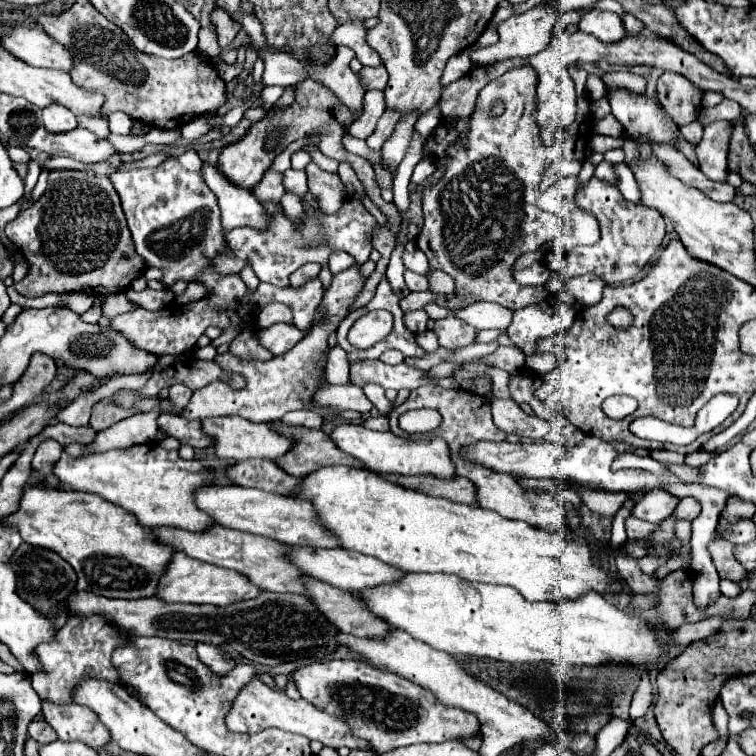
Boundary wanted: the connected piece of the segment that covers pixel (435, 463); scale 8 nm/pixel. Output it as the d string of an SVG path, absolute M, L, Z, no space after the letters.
M341 423L335 425L329 433L331 441L335 441L335 445L359 459L367 469L379 471L379 473L397 473L397 475L435 475L441 479L449 479L455 475L455 467L449 459L449 449L447 443L441 437L433 437L431 439L403 439L393 435L391 431L371 431L365 429L363 425L355 425L355 423Z

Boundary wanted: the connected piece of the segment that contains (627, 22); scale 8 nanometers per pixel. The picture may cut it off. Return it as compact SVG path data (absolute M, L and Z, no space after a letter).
M623 13L621 15L621 21L623 21L623 27L625 27L625 31L627 31L627 35L639 35L639 33L643 33L645 31L645 23L643 21L639 21L635 15L631 15L631 13Z

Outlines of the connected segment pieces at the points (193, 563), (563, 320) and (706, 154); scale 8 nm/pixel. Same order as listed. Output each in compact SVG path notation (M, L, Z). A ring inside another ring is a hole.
M173 553L171 561L165 567L165 573L161 573L159 585L155 589L155 597L161 601L167 601L167 603L195 603L195 605L209 603L209 605L219 605L219 607L233 605L235 601L253 599L257 595L259 595L259 587L253 585L245 575L191 559L185 553Z
M527 305L515 311L507 335L515 345L527 345L527 351L535 351L535 341L551 335L559 335L575 321L575 309L567 305Z
M715 121L705 127L703 139L697 145L699 169L713 181L727 181L727 151L731 139L733 123L731 121Z

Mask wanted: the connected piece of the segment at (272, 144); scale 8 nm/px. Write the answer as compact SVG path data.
M307 77L307 81L301 81L295 87L295 101L289 107L273 107L265 115L265 119L255 121L239 141L223 147L223 151L219 155L219 169L223 173L227 173L227 177L231 181L235 181L237 185L251 189L255 183L259 183L259 179L269 169L269 165L273 163L277 153L281 153L289 143L305 137L307 133L319 131L321 133L319 151L331 159L337 159L339 163L347 161L355 169L361 183L365 183L365 191L373 199L373 203L379 205L379 209L388 217L391 224L399 224L399 211L394 203L383 201L381 187L377 185L375 171L369 165L369 161L359 155L353 155L341 147L341 137L351 127L353 121L355 121L355 113L351 113L351 109L343 109L343 105L339 105L339 99L335 97L335 93L331 93L331 89L323 89L323 85L319 85L319 81L311 81L311 77Z

